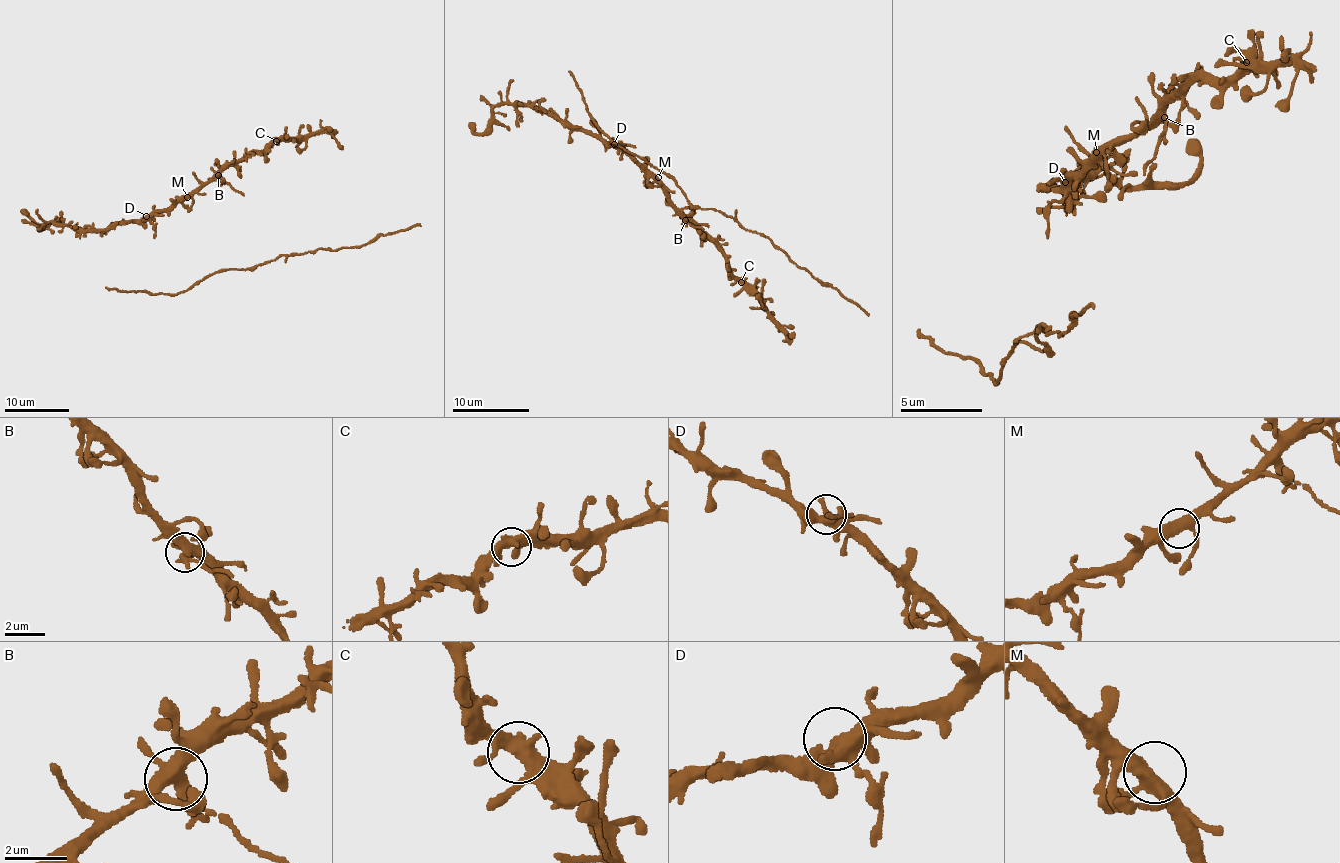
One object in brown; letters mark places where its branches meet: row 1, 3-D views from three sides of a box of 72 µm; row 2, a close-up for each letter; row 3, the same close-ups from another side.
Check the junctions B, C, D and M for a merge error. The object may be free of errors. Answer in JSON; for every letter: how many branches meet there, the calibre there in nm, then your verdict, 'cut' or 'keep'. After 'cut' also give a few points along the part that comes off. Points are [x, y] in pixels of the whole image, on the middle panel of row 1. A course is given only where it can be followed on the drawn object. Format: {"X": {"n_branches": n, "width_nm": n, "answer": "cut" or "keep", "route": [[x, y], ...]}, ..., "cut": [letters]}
{"B": {"n_branches": 4, "width_nm": 400, "answer": "cut", "route": [[684, 219], [703, 230]]}, "C": {"n_branches": 4, "width_nm": 400, "answer": "keep"}, "D": {"n_branches": 5, "width_nm": 400, "answer": "keep"}, "M": {"n_branches": 4, "width_nm": 420, "answer": "keep"}, "cut": ["B"]}

